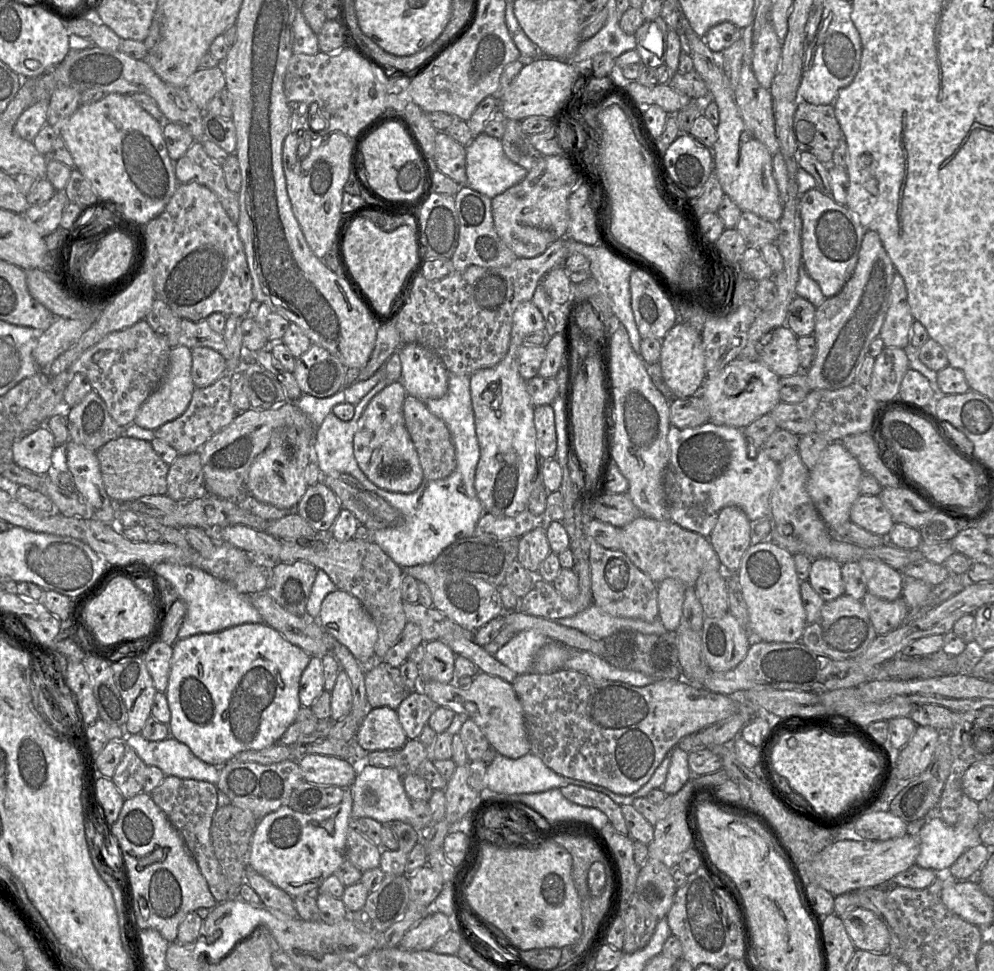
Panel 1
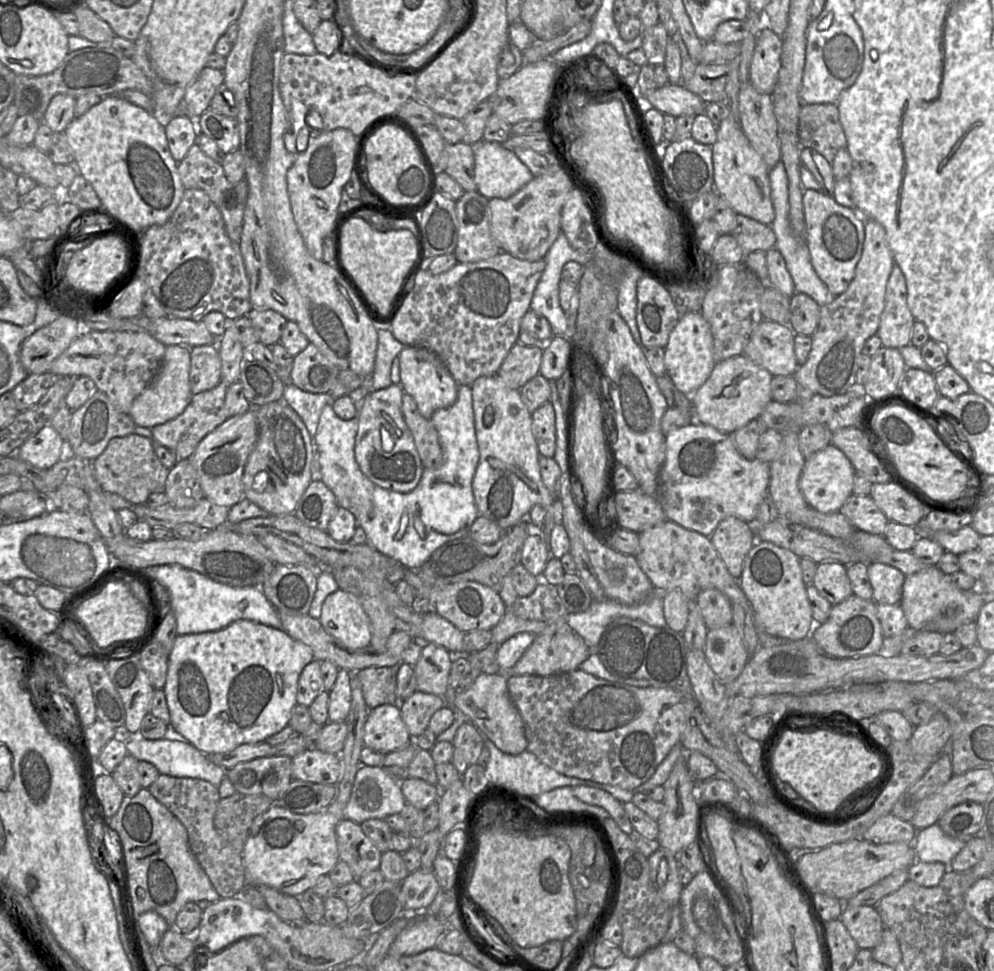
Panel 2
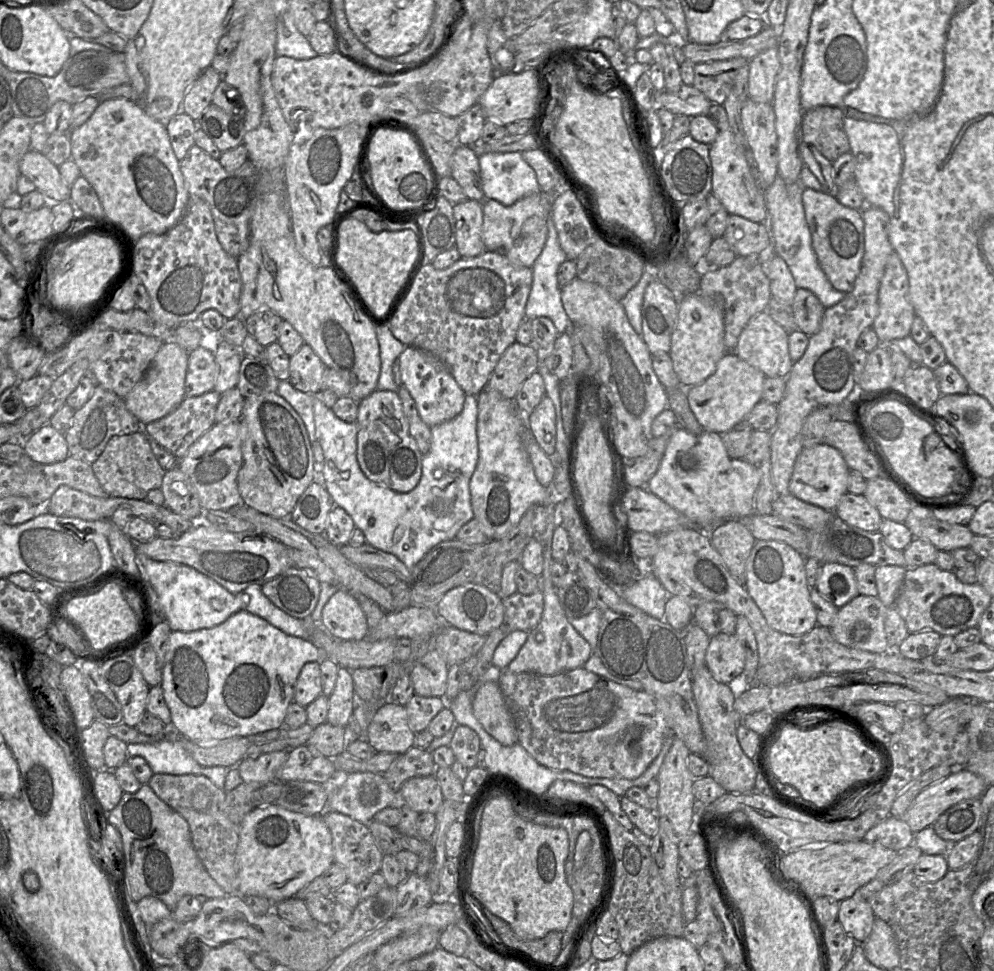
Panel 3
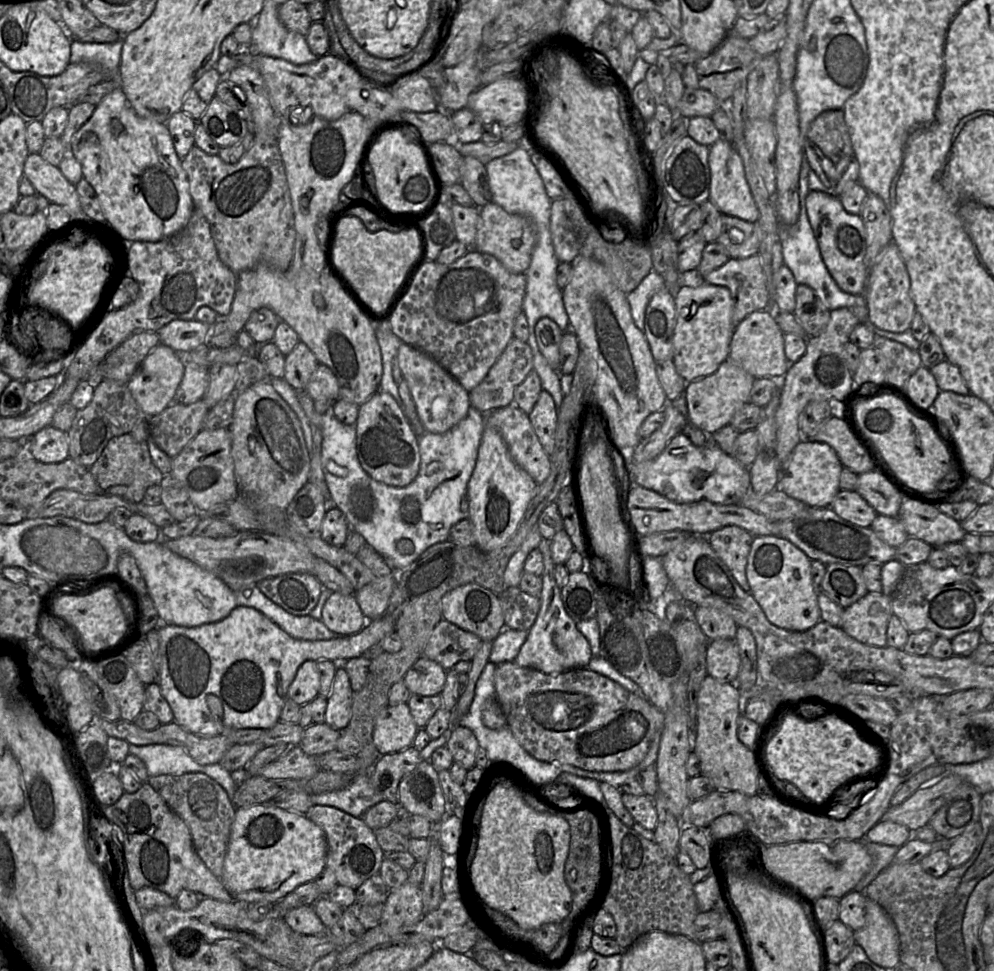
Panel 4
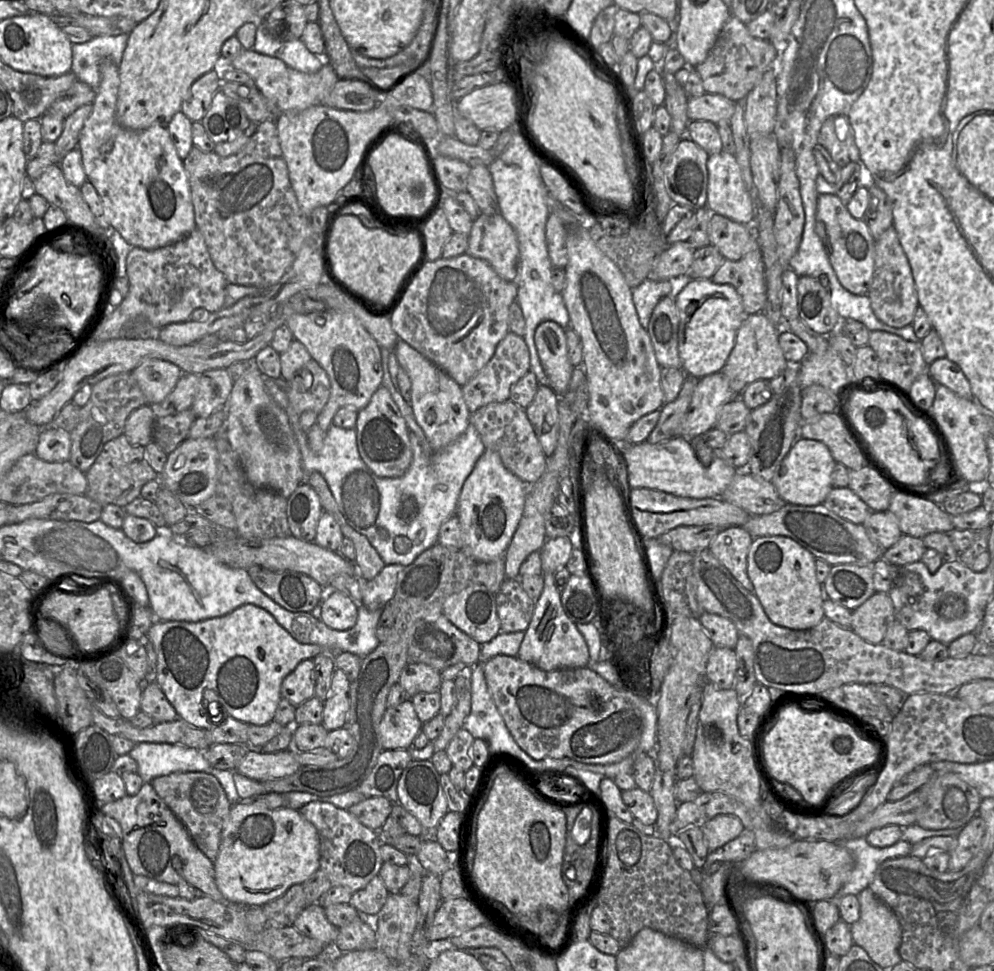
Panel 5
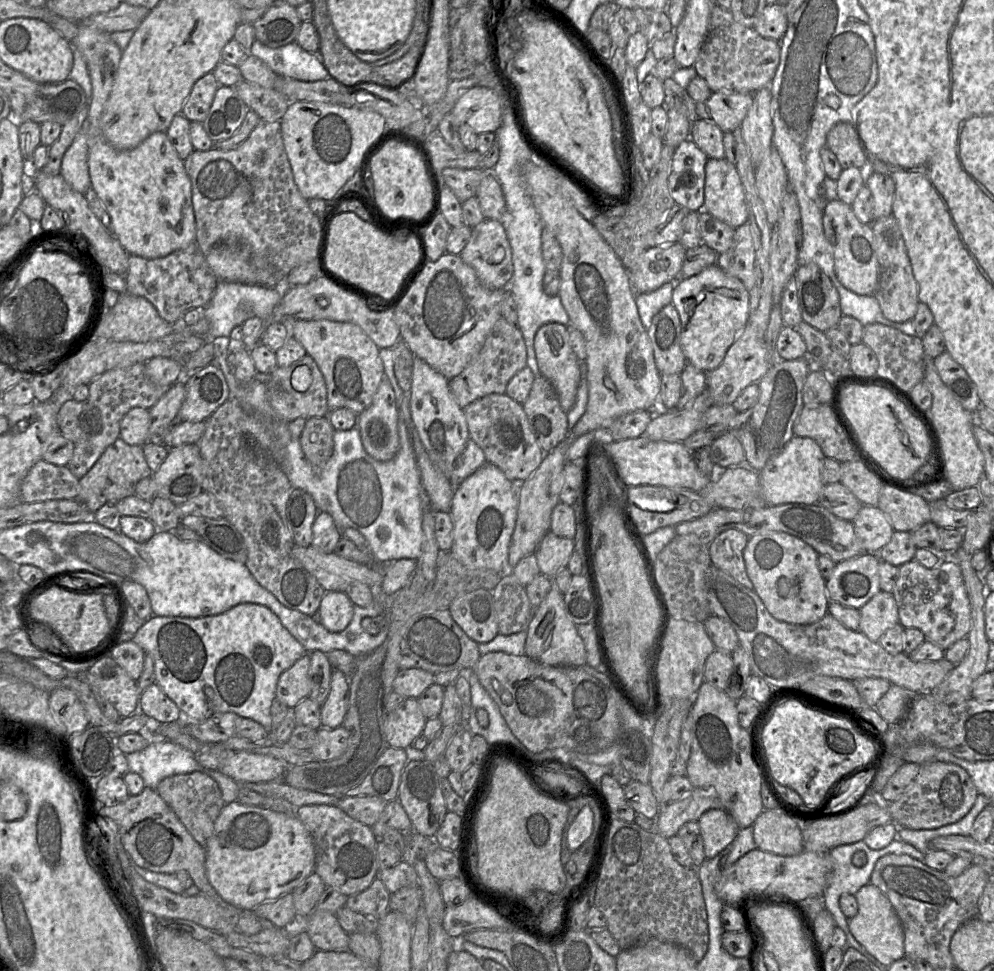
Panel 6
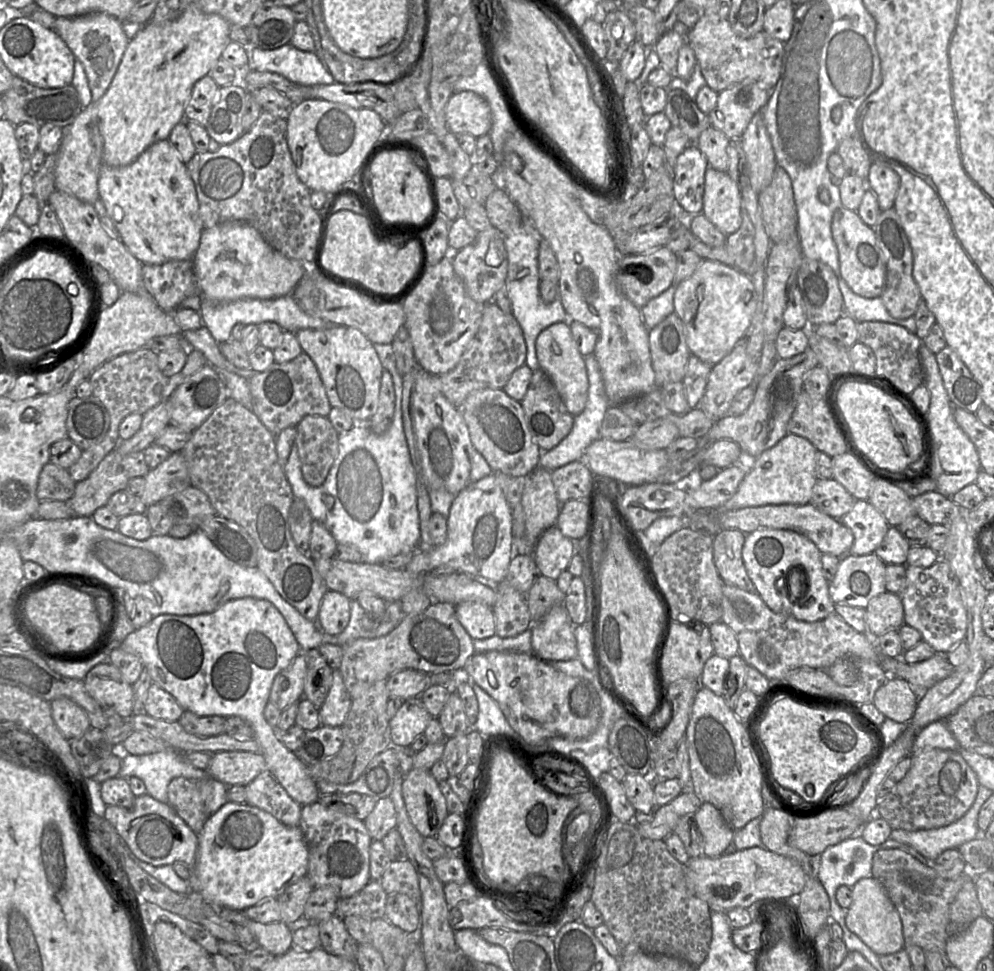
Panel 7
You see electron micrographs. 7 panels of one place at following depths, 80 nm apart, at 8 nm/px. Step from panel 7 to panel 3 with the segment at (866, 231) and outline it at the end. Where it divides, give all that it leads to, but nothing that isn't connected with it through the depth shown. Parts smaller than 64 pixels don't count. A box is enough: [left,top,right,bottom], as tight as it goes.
[802,188,864,293]

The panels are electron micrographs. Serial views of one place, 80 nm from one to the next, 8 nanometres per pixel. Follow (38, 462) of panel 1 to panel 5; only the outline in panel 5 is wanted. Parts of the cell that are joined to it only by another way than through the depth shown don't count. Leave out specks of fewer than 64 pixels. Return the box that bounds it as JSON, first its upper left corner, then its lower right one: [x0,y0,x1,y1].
[34,425,71,462]

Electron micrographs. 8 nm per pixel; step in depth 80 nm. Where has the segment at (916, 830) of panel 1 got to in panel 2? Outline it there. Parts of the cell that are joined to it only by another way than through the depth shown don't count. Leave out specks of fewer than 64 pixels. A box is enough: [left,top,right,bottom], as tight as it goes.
[913,823,966,865]

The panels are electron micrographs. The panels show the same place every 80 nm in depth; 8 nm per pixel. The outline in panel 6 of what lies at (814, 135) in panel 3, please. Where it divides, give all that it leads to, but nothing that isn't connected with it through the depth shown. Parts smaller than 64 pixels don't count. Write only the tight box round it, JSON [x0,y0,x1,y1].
[826,122,868,169]

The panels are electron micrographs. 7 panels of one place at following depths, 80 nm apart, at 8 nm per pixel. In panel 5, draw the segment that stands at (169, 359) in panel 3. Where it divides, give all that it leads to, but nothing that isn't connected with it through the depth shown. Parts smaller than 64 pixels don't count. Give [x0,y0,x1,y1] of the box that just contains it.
[131,358,183,405]

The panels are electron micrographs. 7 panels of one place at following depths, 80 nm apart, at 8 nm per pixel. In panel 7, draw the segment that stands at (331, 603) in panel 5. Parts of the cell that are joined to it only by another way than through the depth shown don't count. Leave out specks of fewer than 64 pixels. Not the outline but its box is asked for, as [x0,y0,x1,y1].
[317,590,350,635]

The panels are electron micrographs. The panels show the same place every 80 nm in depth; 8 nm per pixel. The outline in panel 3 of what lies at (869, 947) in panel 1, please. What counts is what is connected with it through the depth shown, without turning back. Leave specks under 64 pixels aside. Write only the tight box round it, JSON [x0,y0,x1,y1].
[837,895,875,943]

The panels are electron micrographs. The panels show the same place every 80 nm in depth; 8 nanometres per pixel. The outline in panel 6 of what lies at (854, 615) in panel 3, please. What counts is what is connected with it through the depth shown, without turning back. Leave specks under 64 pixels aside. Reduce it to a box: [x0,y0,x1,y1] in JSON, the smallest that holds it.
[859,591,899,641]

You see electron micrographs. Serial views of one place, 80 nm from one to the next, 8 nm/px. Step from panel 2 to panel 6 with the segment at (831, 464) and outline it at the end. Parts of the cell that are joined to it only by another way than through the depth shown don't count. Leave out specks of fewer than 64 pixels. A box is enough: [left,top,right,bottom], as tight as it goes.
[758,436,825,506]

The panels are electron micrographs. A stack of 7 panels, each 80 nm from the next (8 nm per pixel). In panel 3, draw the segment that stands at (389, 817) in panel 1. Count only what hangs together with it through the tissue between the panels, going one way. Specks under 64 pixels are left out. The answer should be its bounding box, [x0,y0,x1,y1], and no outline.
[326,772,398,824]

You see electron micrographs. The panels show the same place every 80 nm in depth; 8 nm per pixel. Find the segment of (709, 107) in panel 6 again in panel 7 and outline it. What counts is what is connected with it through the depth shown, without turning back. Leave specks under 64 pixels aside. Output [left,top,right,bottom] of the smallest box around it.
[708,79,770,139]

